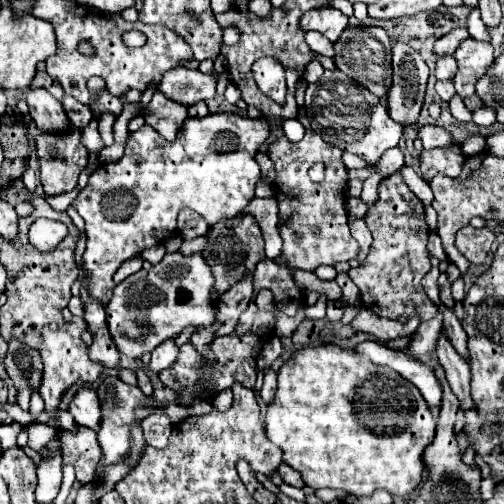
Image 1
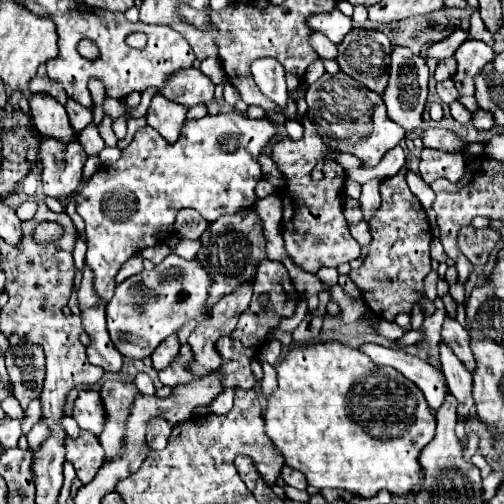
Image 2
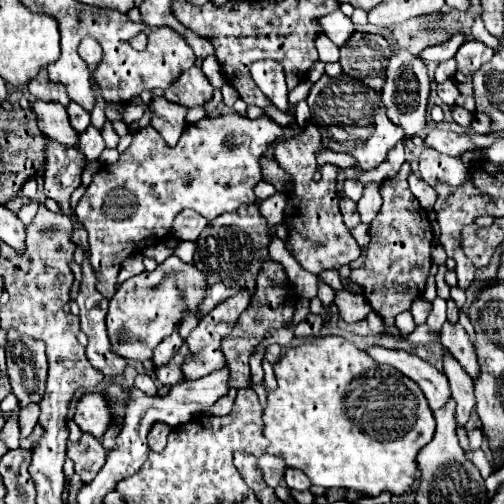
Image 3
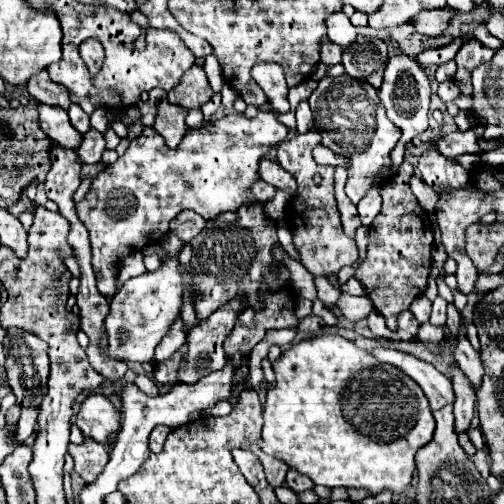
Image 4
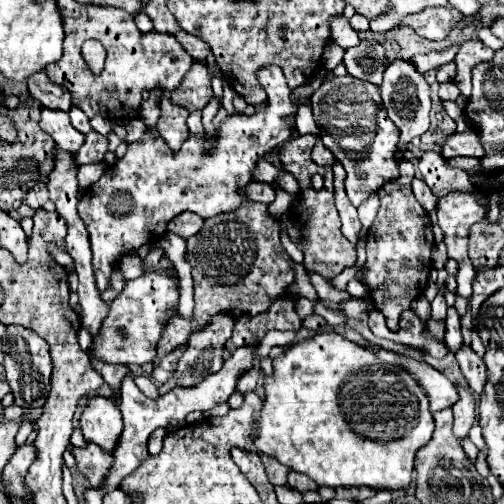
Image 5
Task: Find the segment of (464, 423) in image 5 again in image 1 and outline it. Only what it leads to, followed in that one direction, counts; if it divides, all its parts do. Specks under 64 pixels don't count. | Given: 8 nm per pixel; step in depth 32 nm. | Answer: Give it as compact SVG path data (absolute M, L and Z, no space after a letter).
M440 334L436 352L438 352L440 366L446 372L450 390L460 400L460 410L470 410L474 406L474 402L470 396L470 368L468 368L468 364L458 356L458 352L452 348L452 344L446 340L444 334Z

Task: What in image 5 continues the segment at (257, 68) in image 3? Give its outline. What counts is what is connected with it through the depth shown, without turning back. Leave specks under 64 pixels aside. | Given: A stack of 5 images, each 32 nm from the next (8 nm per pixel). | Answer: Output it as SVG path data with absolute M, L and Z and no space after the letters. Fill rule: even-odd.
M276 66L262 68L258 80L268 94L268 106L256 110L254 116L228 116L208 154L204 154L206 136L190 136L182 144L182 150L174 152L162 138L146 132L142 140L128 144L126 156L114 166L108 166L106 174L82 196L78 212L90 236L94 278L100 292L108 288L110 272L118 266L118 260L144 244L156 244L164 236L168 220L174 216L194 212L200 218L212 218L232 212L244 200L238 188L252 182L252 170L258 158L292 138L294 124L286 122L286 116L296 116L300 104L310 106L310 96L294 100L284 74ZM213 97L212 100L202 110L202 124L204 131L207 133L208 141L205 144L205 148L209 148L212 145L212 141L216 135L216 127L213 124L213 118L216 115L219 108L218 99Z

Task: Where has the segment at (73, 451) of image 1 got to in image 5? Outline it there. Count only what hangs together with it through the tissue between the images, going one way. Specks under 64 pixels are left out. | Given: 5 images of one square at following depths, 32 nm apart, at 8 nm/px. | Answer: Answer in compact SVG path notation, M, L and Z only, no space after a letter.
M88 444L86 448L74 448L76 466L80 472L90 480L94 488L102 488L104 476L112 466L112 456L102 452L102 448L96 448L96 444Z

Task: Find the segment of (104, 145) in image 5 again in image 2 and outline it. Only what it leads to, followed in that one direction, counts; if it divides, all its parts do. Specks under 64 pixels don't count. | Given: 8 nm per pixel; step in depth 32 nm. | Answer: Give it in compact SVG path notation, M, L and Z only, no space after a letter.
M90 124L86 130L82 130L78 134L78 142L82 146L82 150L88 154L88 156L98 156L104 148L104 140L102 136L98 134L98 128L94 124Z

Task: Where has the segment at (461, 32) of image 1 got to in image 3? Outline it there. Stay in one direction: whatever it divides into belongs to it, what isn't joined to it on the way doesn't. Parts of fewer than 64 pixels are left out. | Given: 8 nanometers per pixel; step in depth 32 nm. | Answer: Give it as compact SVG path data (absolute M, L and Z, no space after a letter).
M452 36L452 38L450 38L448 42L444 42L444 44L426 48L426 50L420 54L420 60L422 60L422 62L436 62L436 64L440 64L440 62L444 62L444 60L450 60L450 58L454 58L456 50L460 48L460 44L462 44L464 40L466 40L464 36Z

